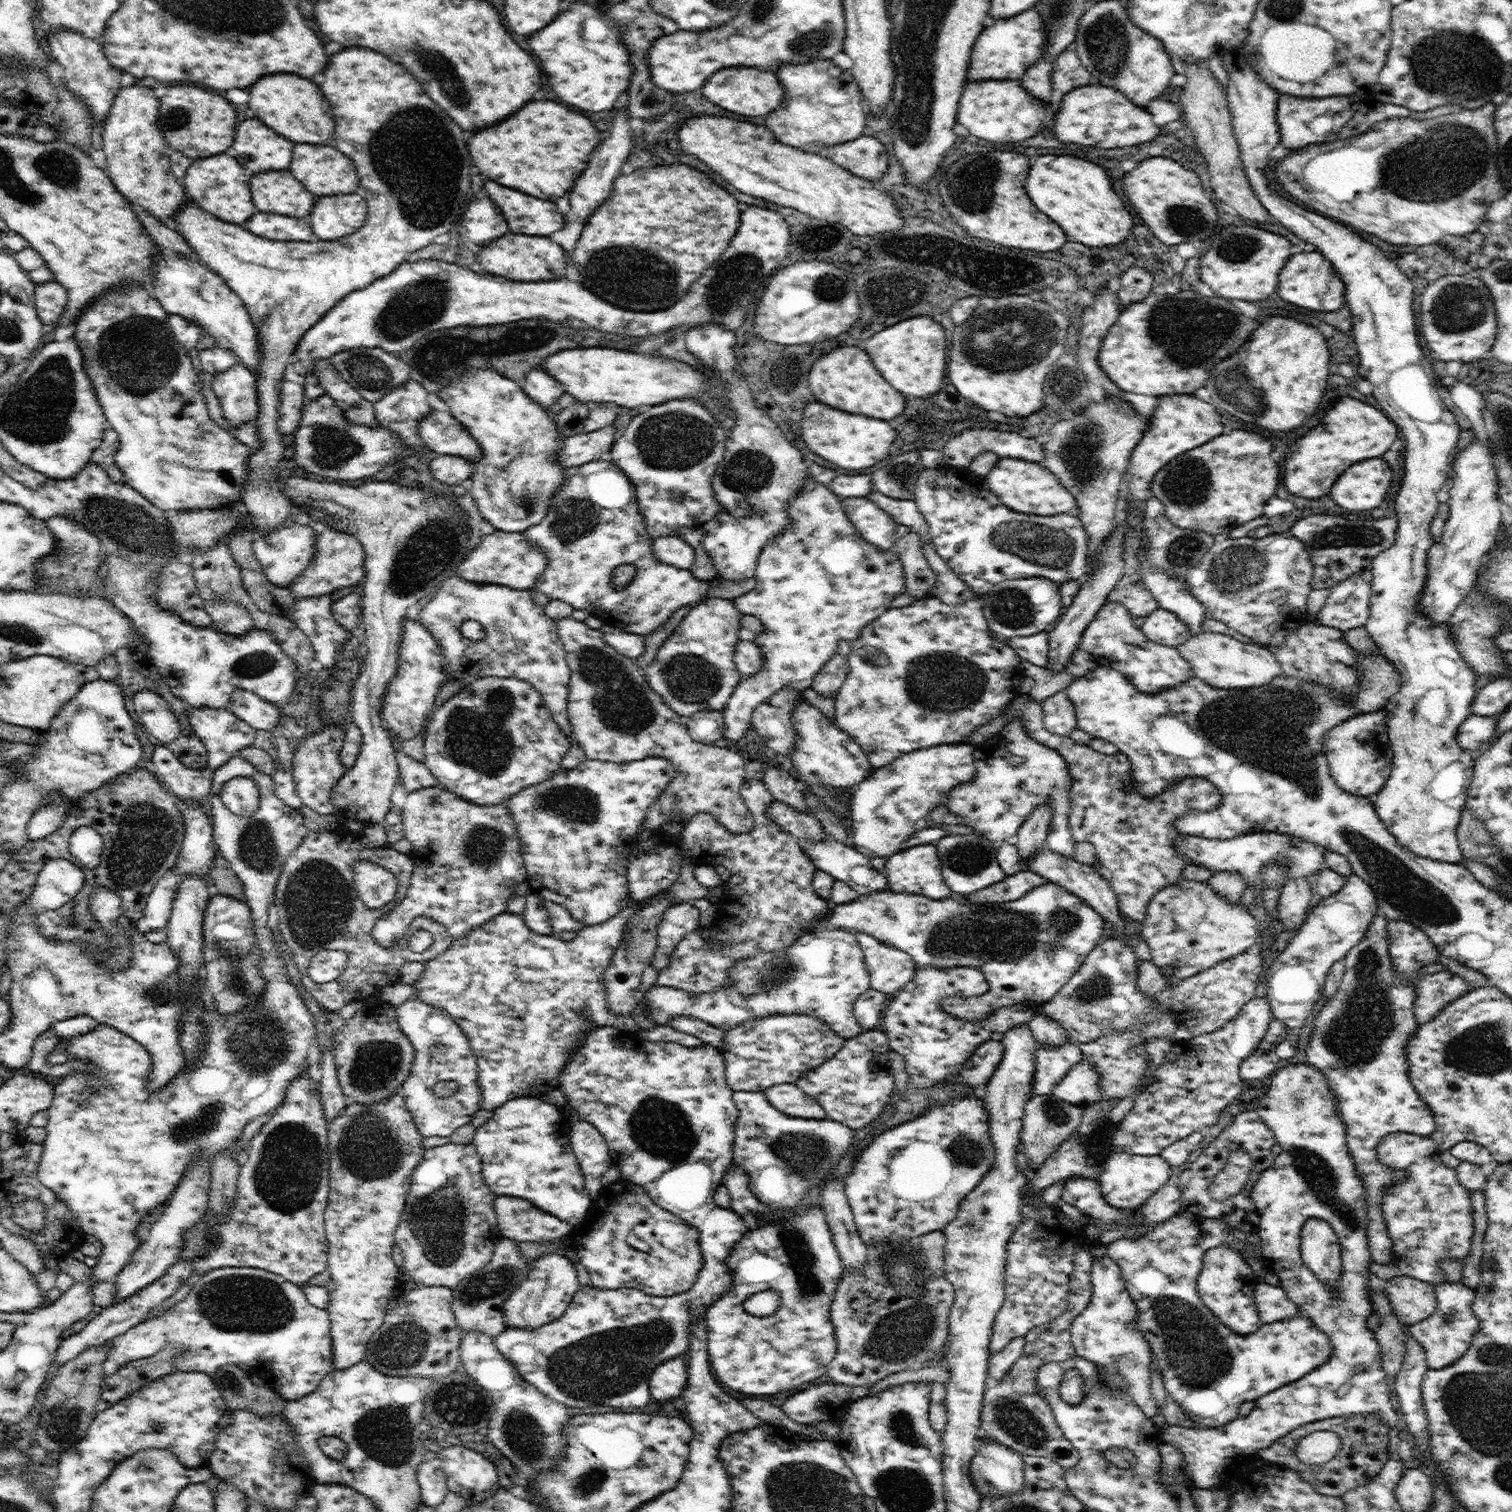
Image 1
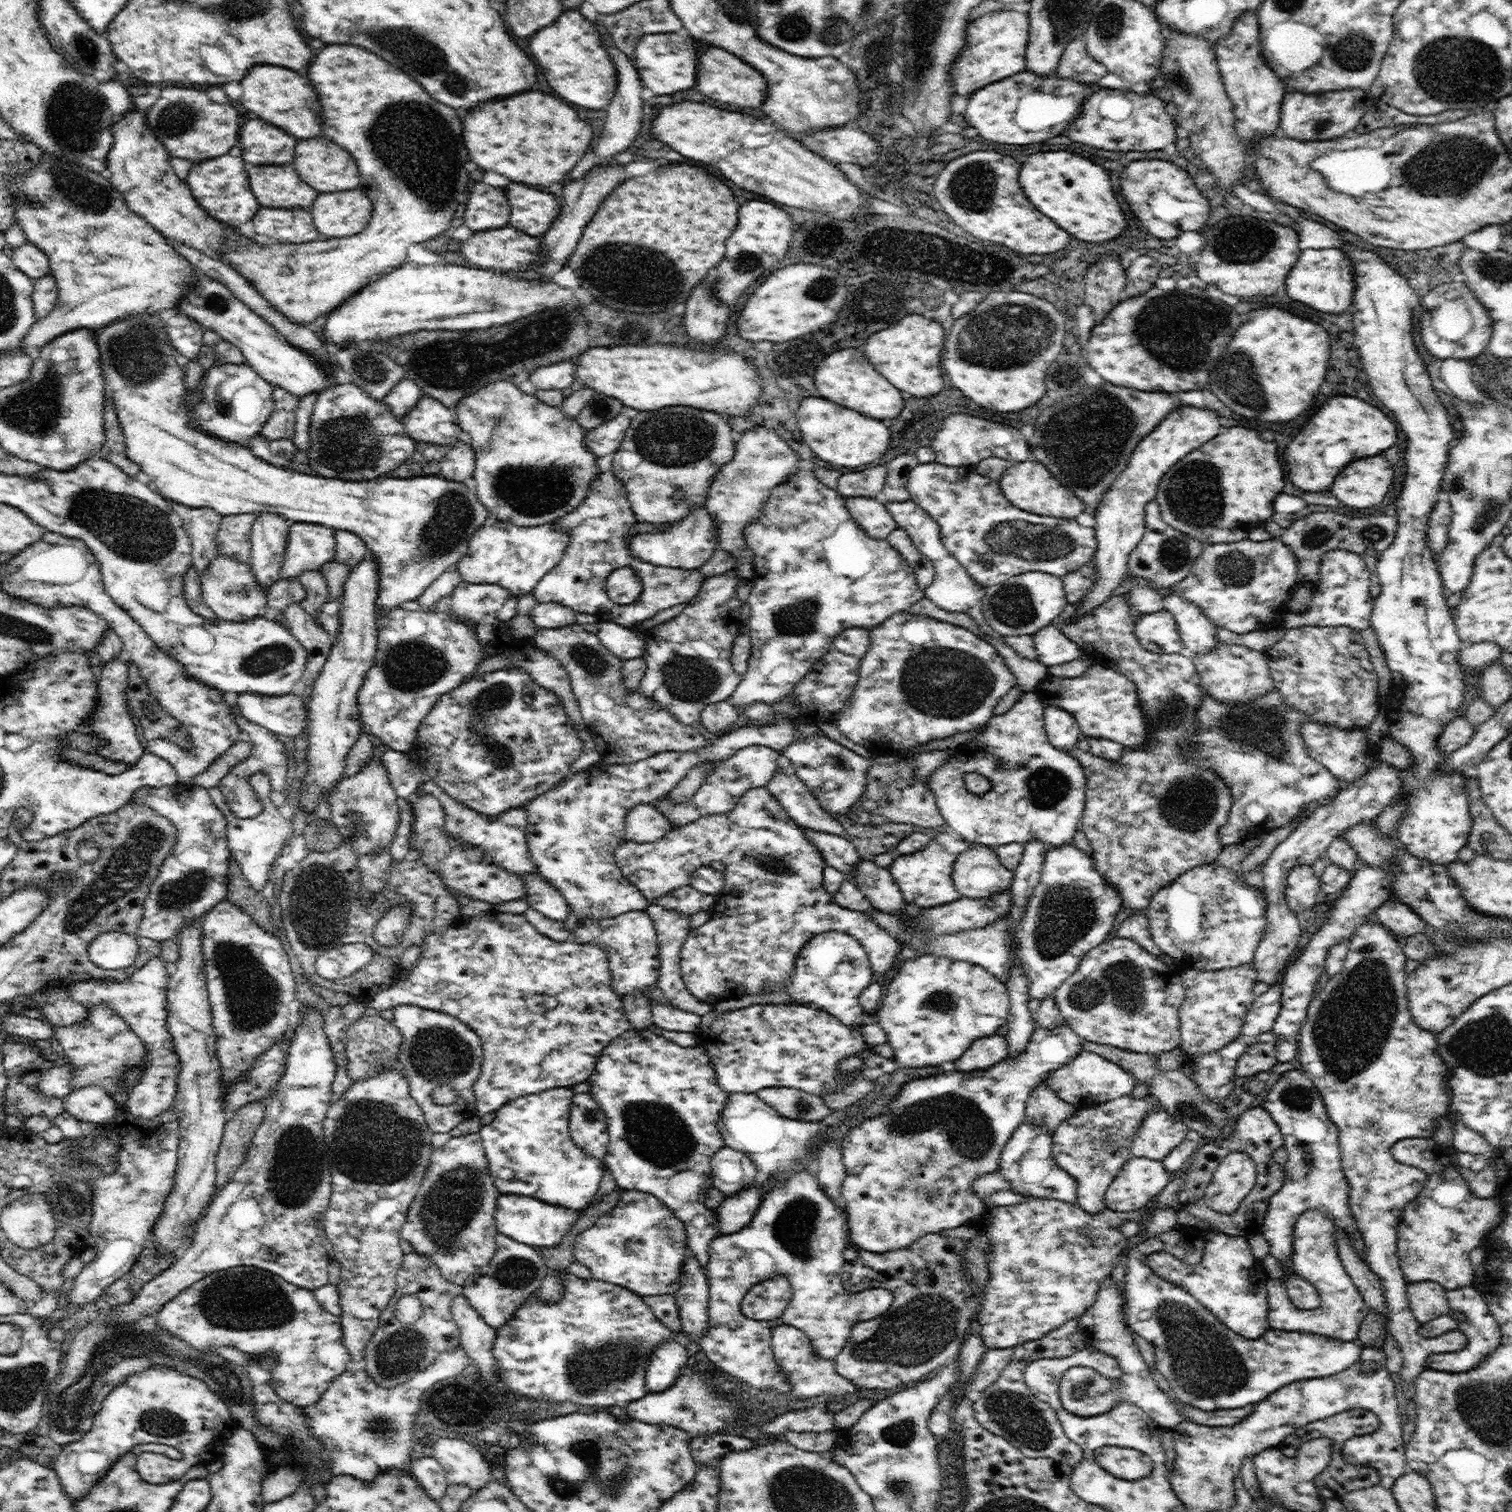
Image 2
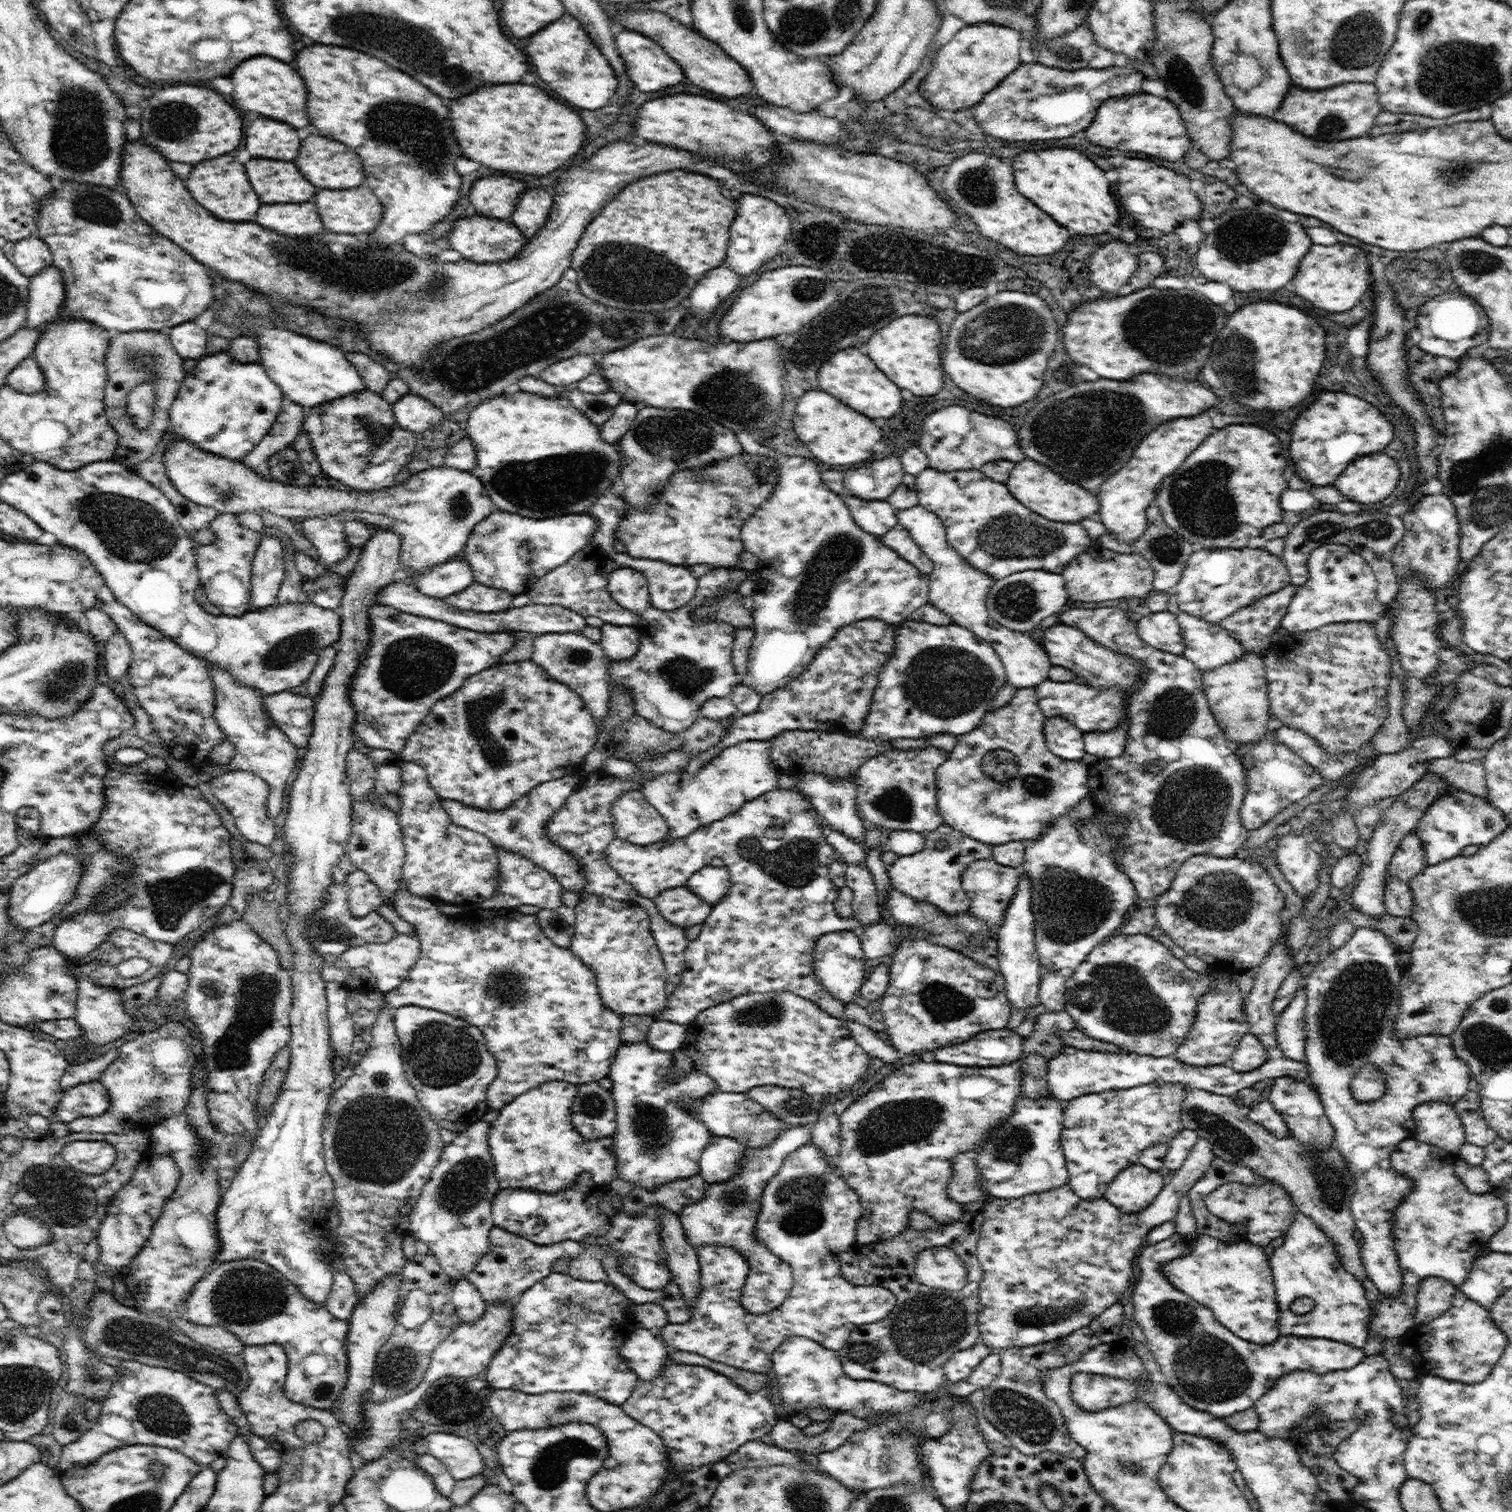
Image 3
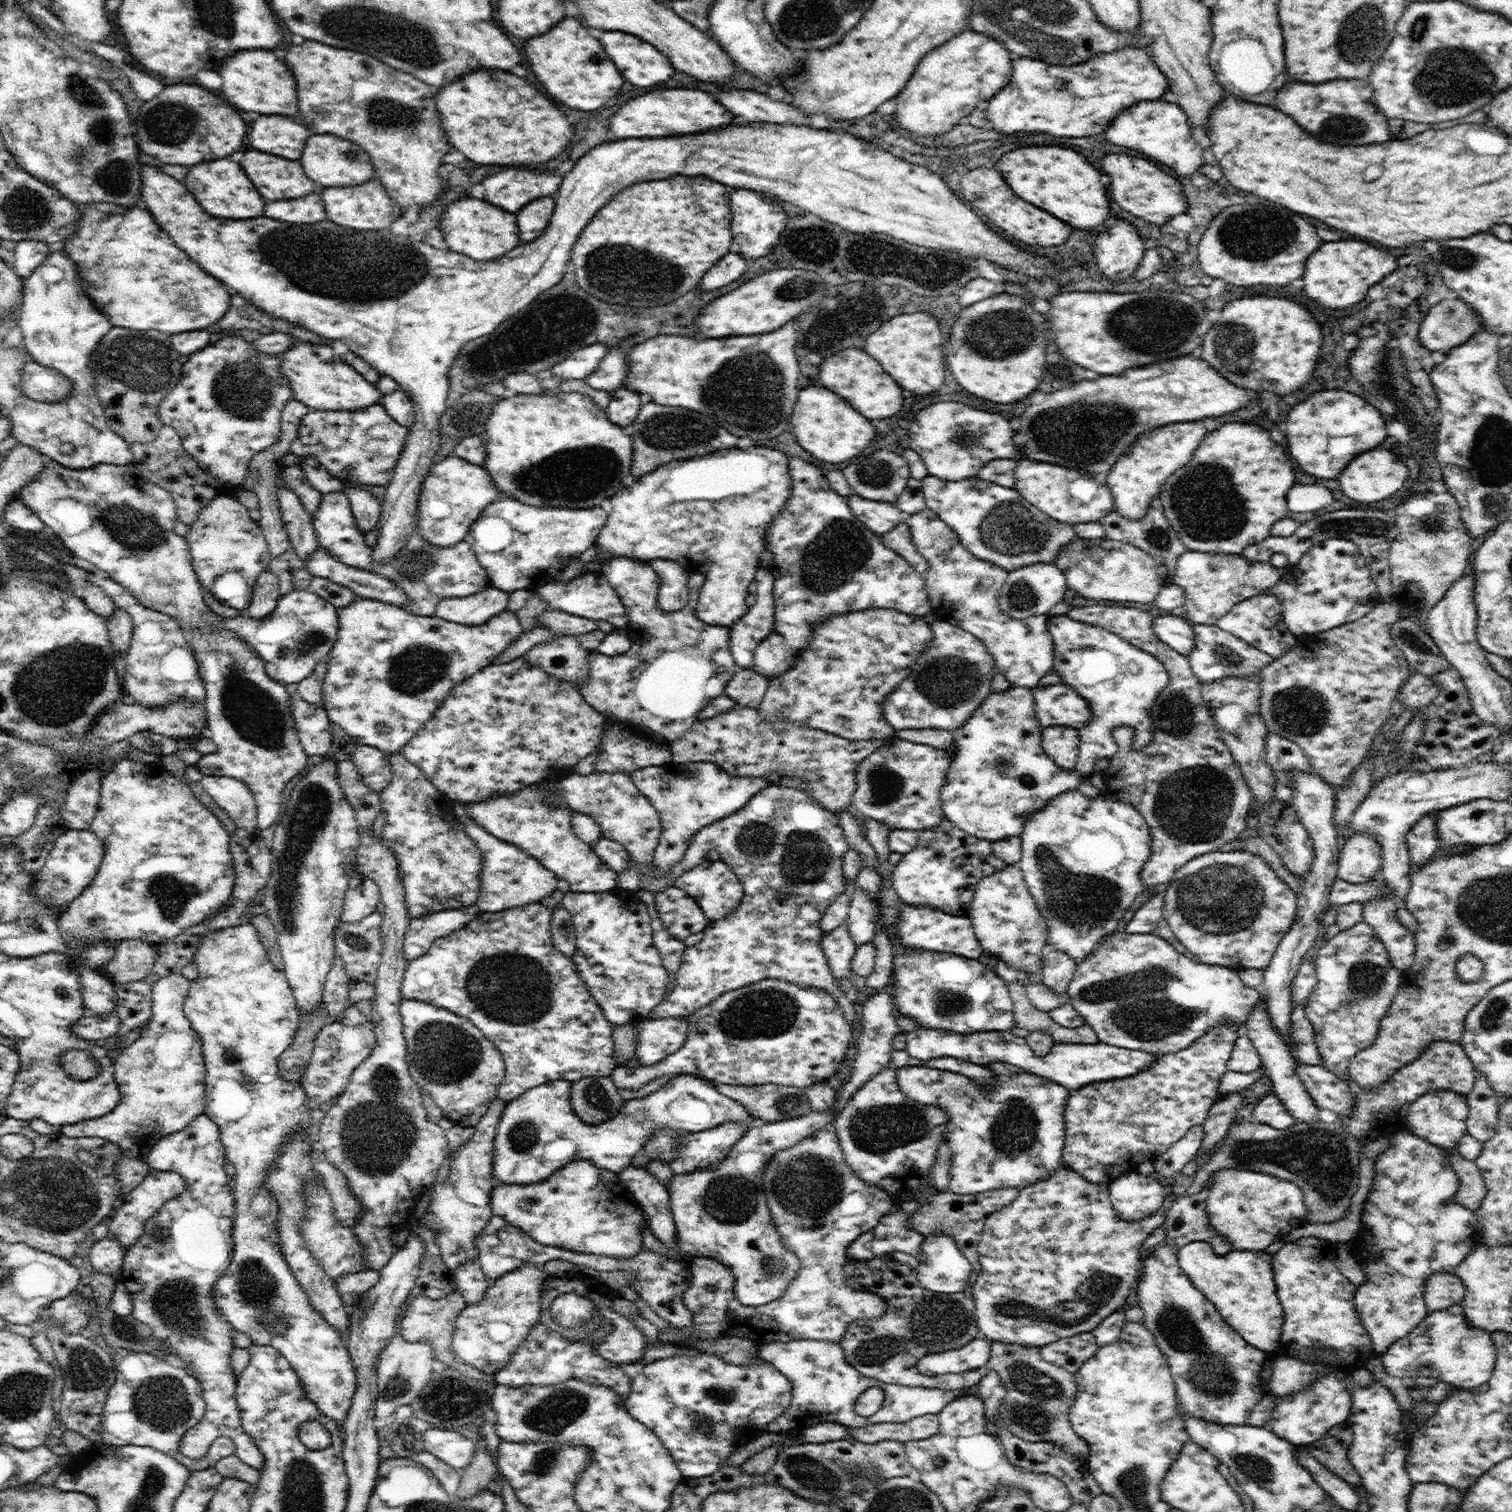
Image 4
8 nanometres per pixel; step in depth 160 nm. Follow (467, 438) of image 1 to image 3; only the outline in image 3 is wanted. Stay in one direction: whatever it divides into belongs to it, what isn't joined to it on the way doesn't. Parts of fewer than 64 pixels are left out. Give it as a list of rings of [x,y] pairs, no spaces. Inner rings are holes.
[[[412,391],[393,404],[393,413],[397,424],[414,434],[438,426],[445,418],[441,408]]]

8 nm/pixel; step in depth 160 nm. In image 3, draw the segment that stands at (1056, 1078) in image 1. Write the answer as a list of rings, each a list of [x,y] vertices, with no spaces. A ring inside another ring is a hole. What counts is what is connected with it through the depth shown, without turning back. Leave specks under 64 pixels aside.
[[[1065,1010],[1062,1012],[1046,1012],[1040,1014],[1036,1018],[1034,1024],[1034,1032],[1030,1037],[1023,1037],[1024,1050],[1020,1058],[1016,1062],[1000,1066],[987,1066],[987,1067],[958,1067],[955,1064],[948,1064],[947,1062],[932,1062],[918,1061],[911,1064],[897,1064],[891,1073],[885,1073],[878,1077],[875,1081],[874,1087],[866,1091],[866,1094],[855,1102],[851,1103],[848,1108],[839,1116],[841,1122],[841,1149],[840,1152],[833,1158],[833,1164],[840,1170],[844,1180],[854,1189],[859,1196],[859,1202],[862,1205],[862,1216],[859,1218],[858,1225],[856,1225],[856,1244],[858,1245],[872,1245],[879,1242],[890,1240],[898,1233],[904,1232],[909,1225],[908,1212],[912,1209],[917,1209],[920,1212],[925,1212],[930,1218],[934,1218],[936,1223],[951,1224],[956,1222],[957,1218],[962,1216],[963,1203],[956,1202],[949,1197],[947,1193],[947,1186],[951,1177],[951,1166],[954,1157],[966,1152],[974,1152],[976,1154],[981,1151],[983,1142],[987,1139],[987,1134],[995,1129],[999,1124],[1005,1123],[1007,1118],[1012,1114],[1012,1109],[1016,1101],[1023,1097],[1022,1093],[1022,1077],[1021,1077],[1021,1064],[1024,1058],[1029,1057],[1031,1054],[1035,1056],[1046,1057],[1048,1060],[1053,1059],[1061,1053],[1061,1048],[1065,1045],[1063,1040],[1058,1038],[1058,1031],[1073,1030],[1075,1029],[1074,1020],[1066,1014]]]

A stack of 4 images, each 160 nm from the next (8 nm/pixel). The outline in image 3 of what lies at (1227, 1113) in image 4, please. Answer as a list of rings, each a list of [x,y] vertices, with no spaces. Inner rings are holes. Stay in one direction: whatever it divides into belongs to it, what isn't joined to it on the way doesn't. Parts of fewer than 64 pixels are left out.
[[[1198,1138],[1193,1149],[1186,1156],[1183,1165],[1173,1174],[1170,1183],[1164,1185],[1160,1194],[1152,1201],[1152,1204],[1136,1213],[1125,1213],[1116,1208],[1108,1199],[1104,1197],[1093,1198],[1092,1200],[1084,1200],[1080,1198],[1066,1183],[1057,1189],[1047,1190],[1043,1193],[1032,1193],[1026,1196],[1013,1199],[1005,1199],[998,1197],[990,1197],[984,1203],[984,1220],[982,1221],[981,1233],[977,1242],[977,1257],[983,1268],[983,1277],[979,1286],[979,1301],[981,1307],[978,1315],[979,1333],[993,1351],[1002,1351],[1012,1347],[1025,1347],[1050,1342],[1059,1337],[1068,1336],[1071,1332],[1084,1328],[1089,1325],[1095,1318],[1098,1318],[1104,1311],[1118,1307],[1122,1294],[1128,1288],[1128,1281],[1134,1270],[1134,1261],[1140,1253],[1140,1245],[1147,1240],[1147,1235],[1163,1222],[1168,1222],[1175,1218],[1178,1214],[1180,1199],[1194,1186],[1195,1182],[1202,1178],[1206,1169],[1211,1165],[1212,1159],[1215,1157],[1211,1144],[1204,1138]]]

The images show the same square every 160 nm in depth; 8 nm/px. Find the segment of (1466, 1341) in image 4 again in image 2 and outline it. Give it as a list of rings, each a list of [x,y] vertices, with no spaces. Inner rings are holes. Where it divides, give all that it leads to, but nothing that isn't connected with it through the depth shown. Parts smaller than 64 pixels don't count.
[[[1462,1286],[1456,1290],[1446,1291],[1449,1310],[1448,1314],[1438,1316],[1430,1322],[1420,1324],[1419,1333],[1424,1338],[1440,1337],[1450,1331],[1462,1331],[1467,1338],[1467,1345],[1458,1352],[1441,1352],[1429,1354],[1425,1365],[1428,1369],[1439,1370],[1447,1373],[1461,1373],[1472,1370],[1483,1358],[1490,1356],[1501,1345],[1501,1330],[1498,1321],[1488,1308],[1487,1300],[1476,1286]]]

